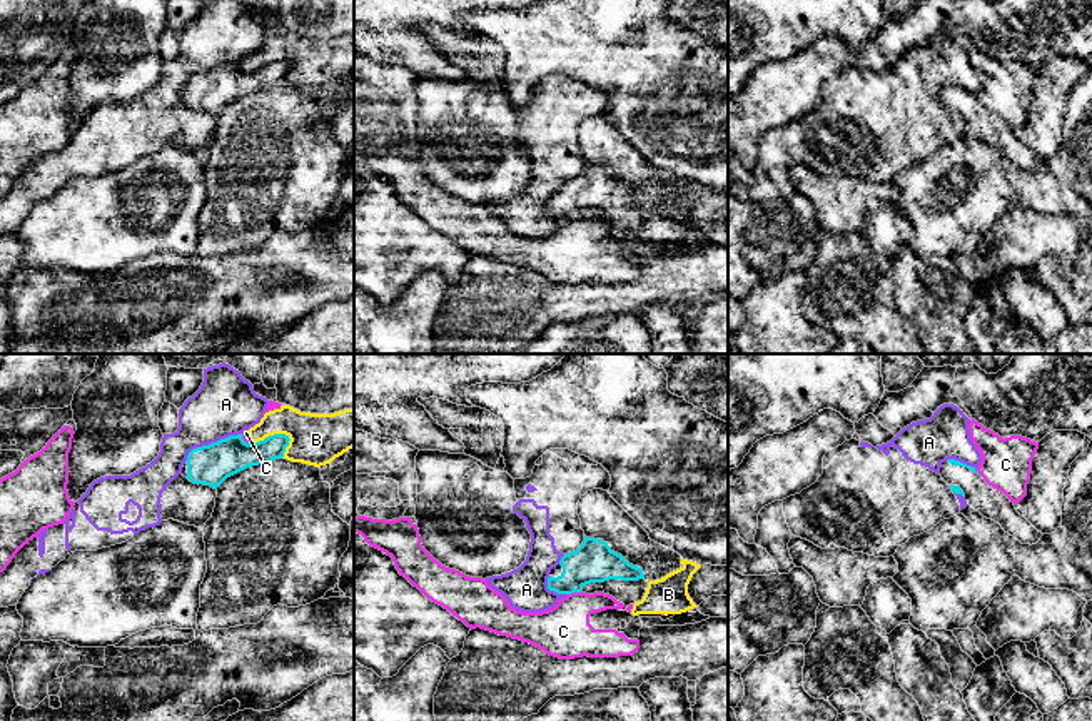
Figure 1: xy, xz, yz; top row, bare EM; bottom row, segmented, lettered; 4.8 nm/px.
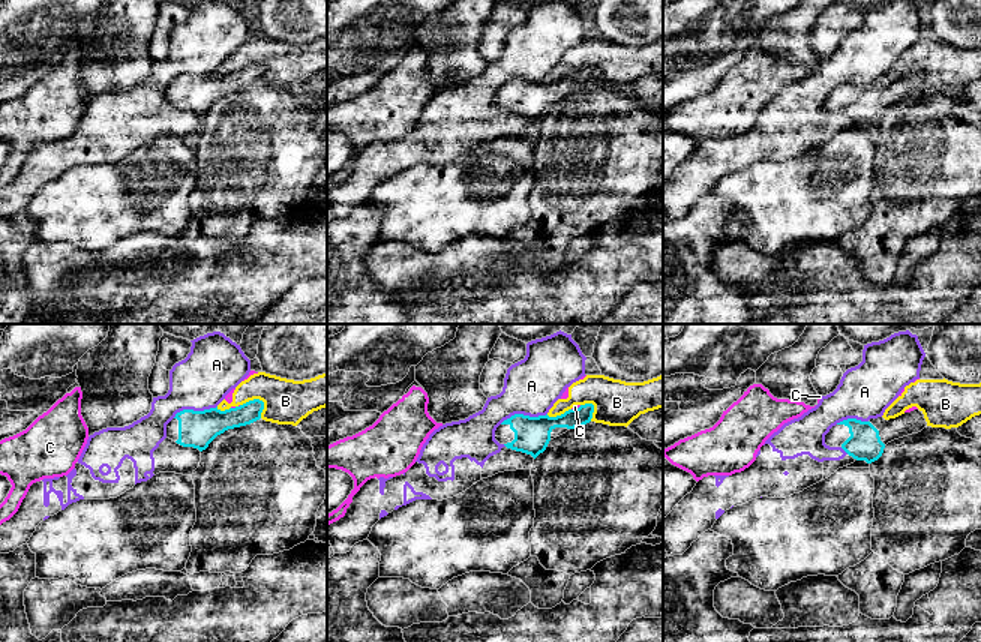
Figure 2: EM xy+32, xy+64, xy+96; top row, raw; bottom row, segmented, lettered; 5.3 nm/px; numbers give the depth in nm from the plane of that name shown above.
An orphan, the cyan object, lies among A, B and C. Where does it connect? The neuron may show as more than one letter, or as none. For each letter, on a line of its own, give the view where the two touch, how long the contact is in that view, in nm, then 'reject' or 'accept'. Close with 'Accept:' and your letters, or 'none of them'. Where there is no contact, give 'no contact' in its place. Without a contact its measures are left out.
A: meets cyan in xy; contact 320 nm long; reject
B: meets cyan in xy; contact 180 nm long; reject
C: meets cyan in xz; contact 80 nm long; reject
Accept: none of them

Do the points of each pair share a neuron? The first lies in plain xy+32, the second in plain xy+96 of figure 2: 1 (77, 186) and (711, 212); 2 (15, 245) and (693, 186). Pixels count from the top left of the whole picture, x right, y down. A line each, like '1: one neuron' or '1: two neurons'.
1: two neurons
2: two neurons

